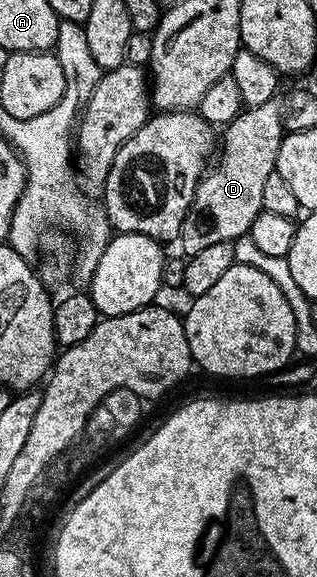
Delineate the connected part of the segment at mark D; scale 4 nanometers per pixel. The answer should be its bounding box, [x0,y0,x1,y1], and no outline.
[178,98,286,257]

